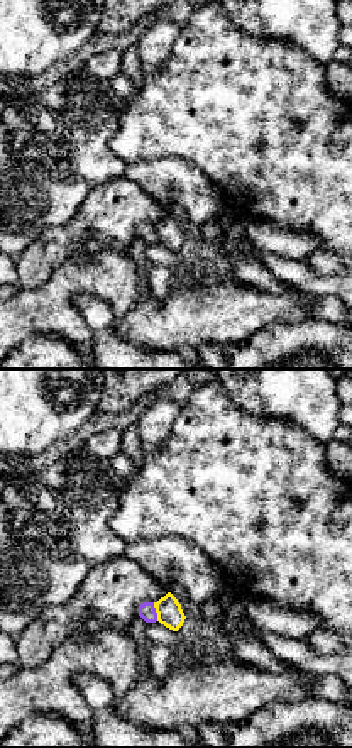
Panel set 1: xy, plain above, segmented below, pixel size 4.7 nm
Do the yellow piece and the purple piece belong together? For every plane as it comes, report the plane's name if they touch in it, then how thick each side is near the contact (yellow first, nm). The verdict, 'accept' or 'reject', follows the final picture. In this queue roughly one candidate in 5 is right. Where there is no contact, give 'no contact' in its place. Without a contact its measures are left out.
meets yellow in xy; 120 nm thick on the yellow side, 80 nm on the other

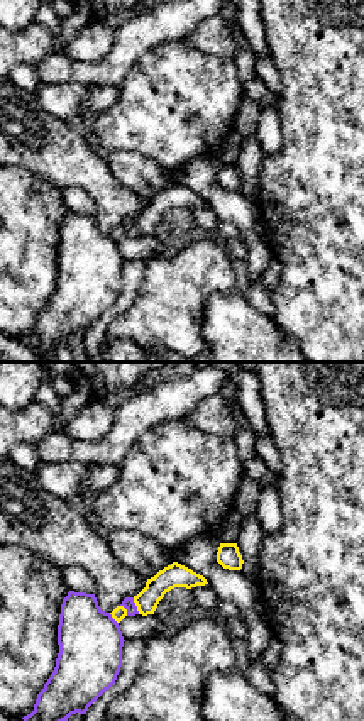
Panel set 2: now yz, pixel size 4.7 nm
meets yellow in yz; 110 nm thick on the yellow side, 60 nm on the other

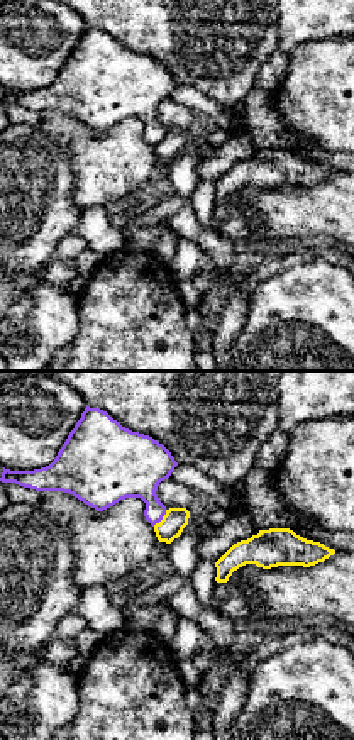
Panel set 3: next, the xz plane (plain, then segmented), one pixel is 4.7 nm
meets yellow in xz; 120 nm thick on the yellow side, 220 nm on the other

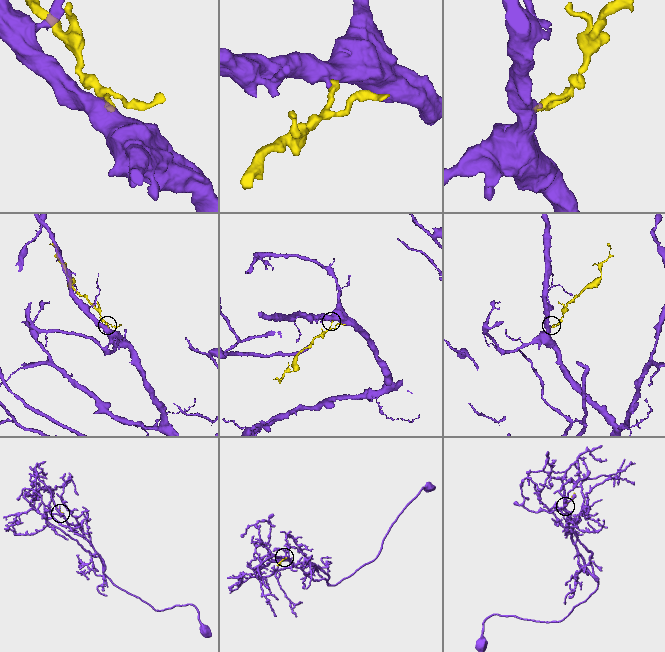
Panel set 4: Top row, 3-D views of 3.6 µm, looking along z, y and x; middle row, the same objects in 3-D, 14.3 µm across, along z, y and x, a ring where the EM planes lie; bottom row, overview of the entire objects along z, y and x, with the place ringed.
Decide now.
reject

